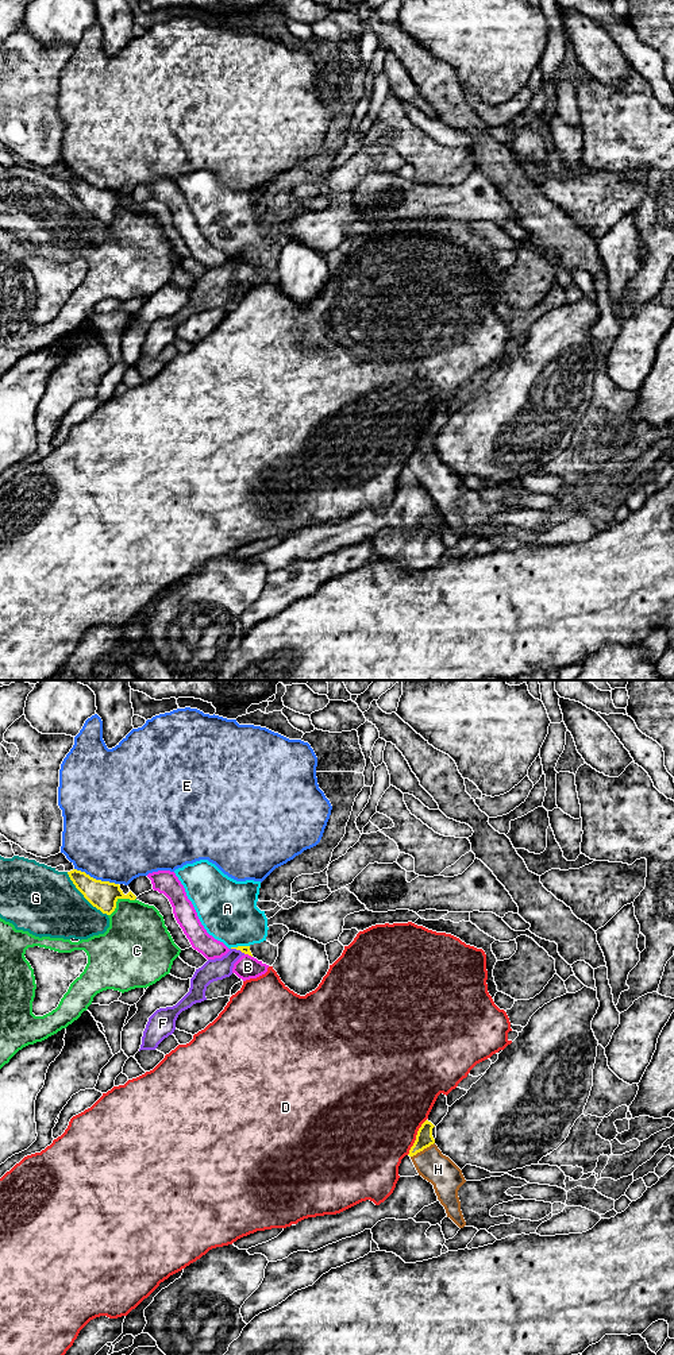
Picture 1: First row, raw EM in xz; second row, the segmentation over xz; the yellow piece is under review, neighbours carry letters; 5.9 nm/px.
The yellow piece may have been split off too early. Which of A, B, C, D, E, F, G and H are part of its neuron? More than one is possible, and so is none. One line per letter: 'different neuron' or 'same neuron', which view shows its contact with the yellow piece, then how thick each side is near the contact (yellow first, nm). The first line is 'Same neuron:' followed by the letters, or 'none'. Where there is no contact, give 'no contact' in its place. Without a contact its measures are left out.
Same neuron: H
A: different neuron; meets yellow in xz; 50 nm thick on the yellow side, 360 nm on the other
B: different neuron; meets yellow in xz; 50 nm thick on the yellow side, 140 nm on the other
C: different neuron; meets yellow in xz; 170 nm thick on the yellow side, 360 nm on the other
D: different neuron; meets yellow in xz; 100 nm thick on the yellow side, 500 nm on the other
E: different neuron; meets yellow in xz; 170 nm thick on the yellow side, 480 nm on the other
F: different neuron; meets yellow in xz; 50 nm thick on the yellow side, 130 nm on the other
G: different neuron; meets yellow in xz; 170 nm thick on the yellow side, 400 nm on the other
H: same neuron; meets yellow in xz; 100 nm thick on the yellow side, 190 nm on the other

